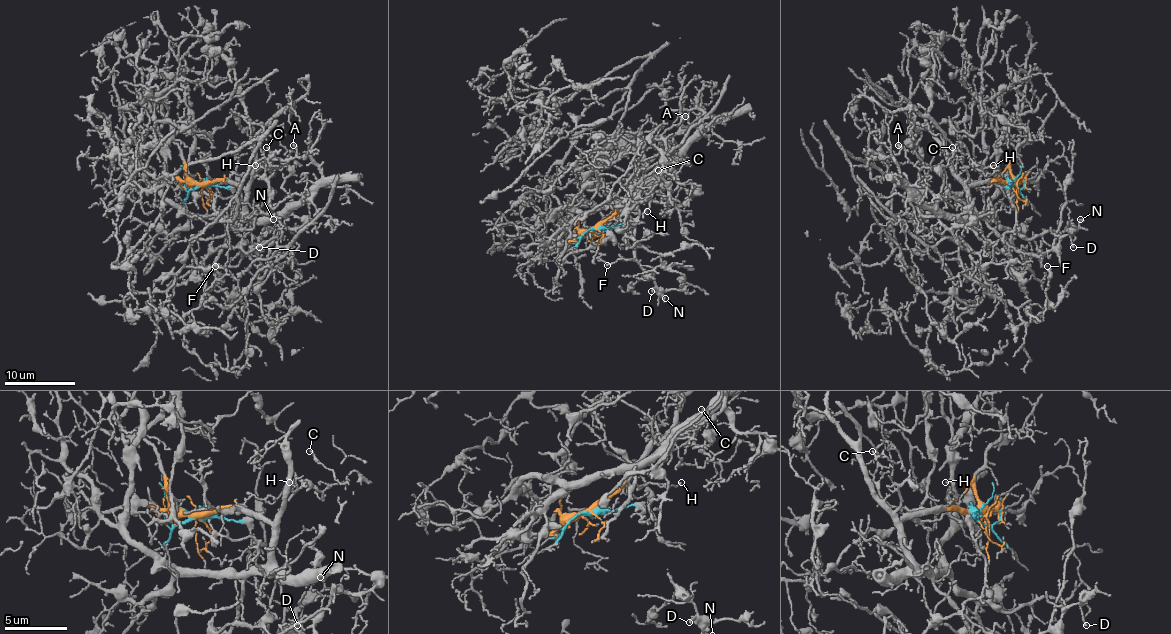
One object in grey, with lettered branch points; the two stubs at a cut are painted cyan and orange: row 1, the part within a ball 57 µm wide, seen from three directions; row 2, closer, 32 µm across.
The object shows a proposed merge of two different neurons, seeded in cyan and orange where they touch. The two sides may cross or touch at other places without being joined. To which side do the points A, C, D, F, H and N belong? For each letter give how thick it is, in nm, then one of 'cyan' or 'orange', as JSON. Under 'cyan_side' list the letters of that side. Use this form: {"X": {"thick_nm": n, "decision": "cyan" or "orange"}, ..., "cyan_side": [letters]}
{"A": {"thick_nm": 140, "decision": "orange"}, "C": {"thick_nm": 170, "decision": "orange"}, "D": {"thick_nm": 140, "decision": "cyan"}, "F": {"thick_nm": 120, "decision": "cyan"}, "H": {"thick_nm": 100, "decision": "orange"}, "N": {"thick_nm": 150, "decision": "cyan"}, "cyan_side": ["D", "F", "N"]}

